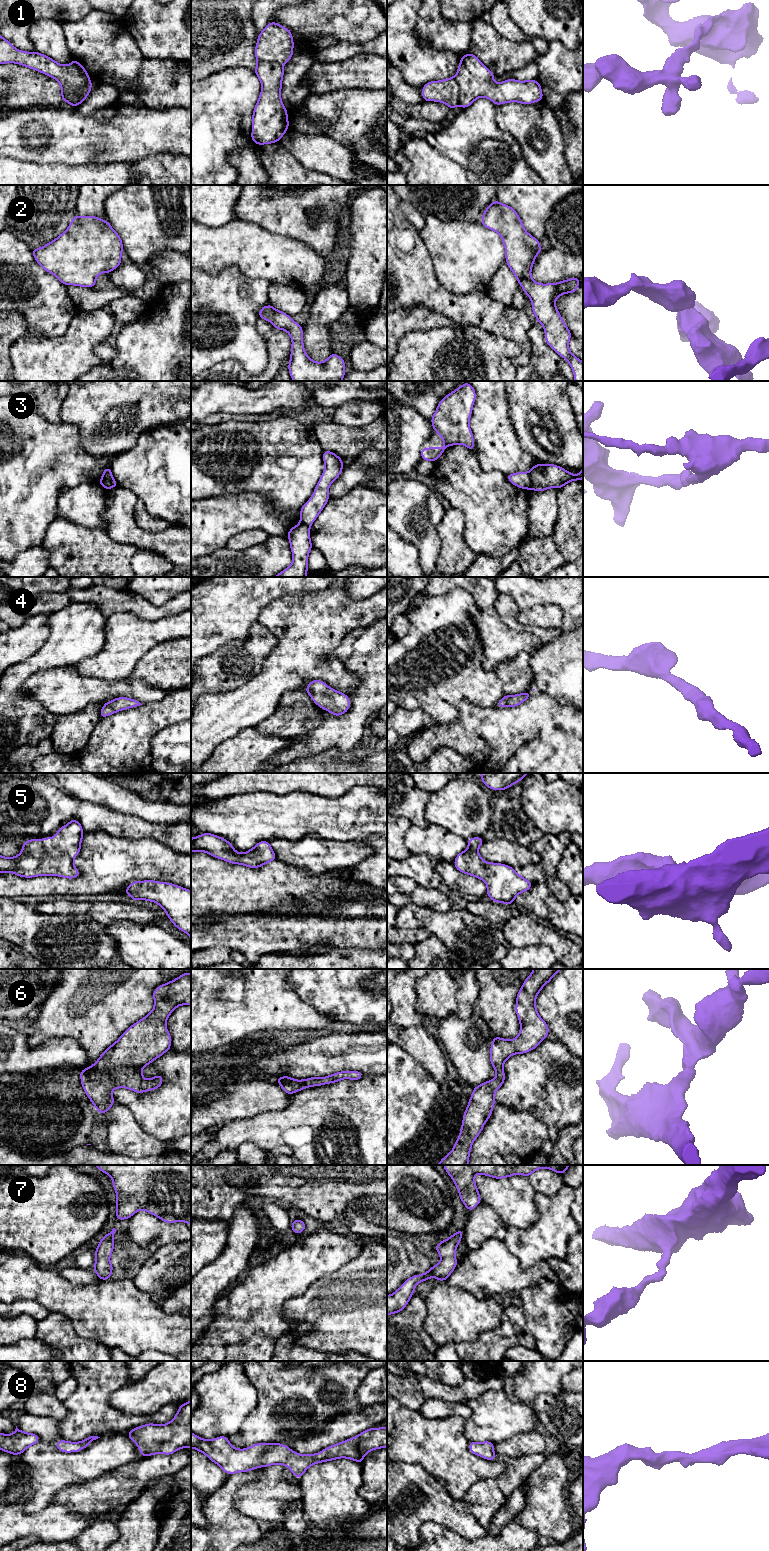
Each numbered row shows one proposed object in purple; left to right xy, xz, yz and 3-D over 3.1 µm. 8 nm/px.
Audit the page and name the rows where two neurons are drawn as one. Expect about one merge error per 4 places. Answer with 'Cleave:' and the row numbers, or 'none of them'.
Cleave: 1, 3

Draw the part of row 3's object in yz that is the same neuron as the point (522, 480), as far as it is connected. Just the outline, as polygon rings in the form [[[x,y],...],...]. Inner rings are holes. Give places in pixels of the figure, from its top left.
[[[517,472],[506,475],[507,479],[516,487],[529,490],[531,489],[530,472]]]

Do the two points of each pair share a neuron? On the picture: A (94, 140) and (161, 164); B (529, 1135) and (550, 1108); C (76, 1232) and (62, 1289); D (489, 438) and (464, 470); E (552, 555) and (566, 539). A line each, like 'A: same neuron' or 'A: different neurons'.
A: different neurons
B: different neurons
C: different neurons
D: different neurons
E: different neurons

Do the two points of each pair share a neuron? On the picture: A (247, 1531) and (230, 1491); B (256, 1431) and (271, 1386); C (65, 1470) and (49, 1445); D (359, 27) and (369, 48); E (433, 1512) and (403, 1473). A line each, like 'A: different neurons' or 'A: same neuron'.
A: same neuron
B: same neuron
C: same neuron
D: different neurons
E: same neuron

